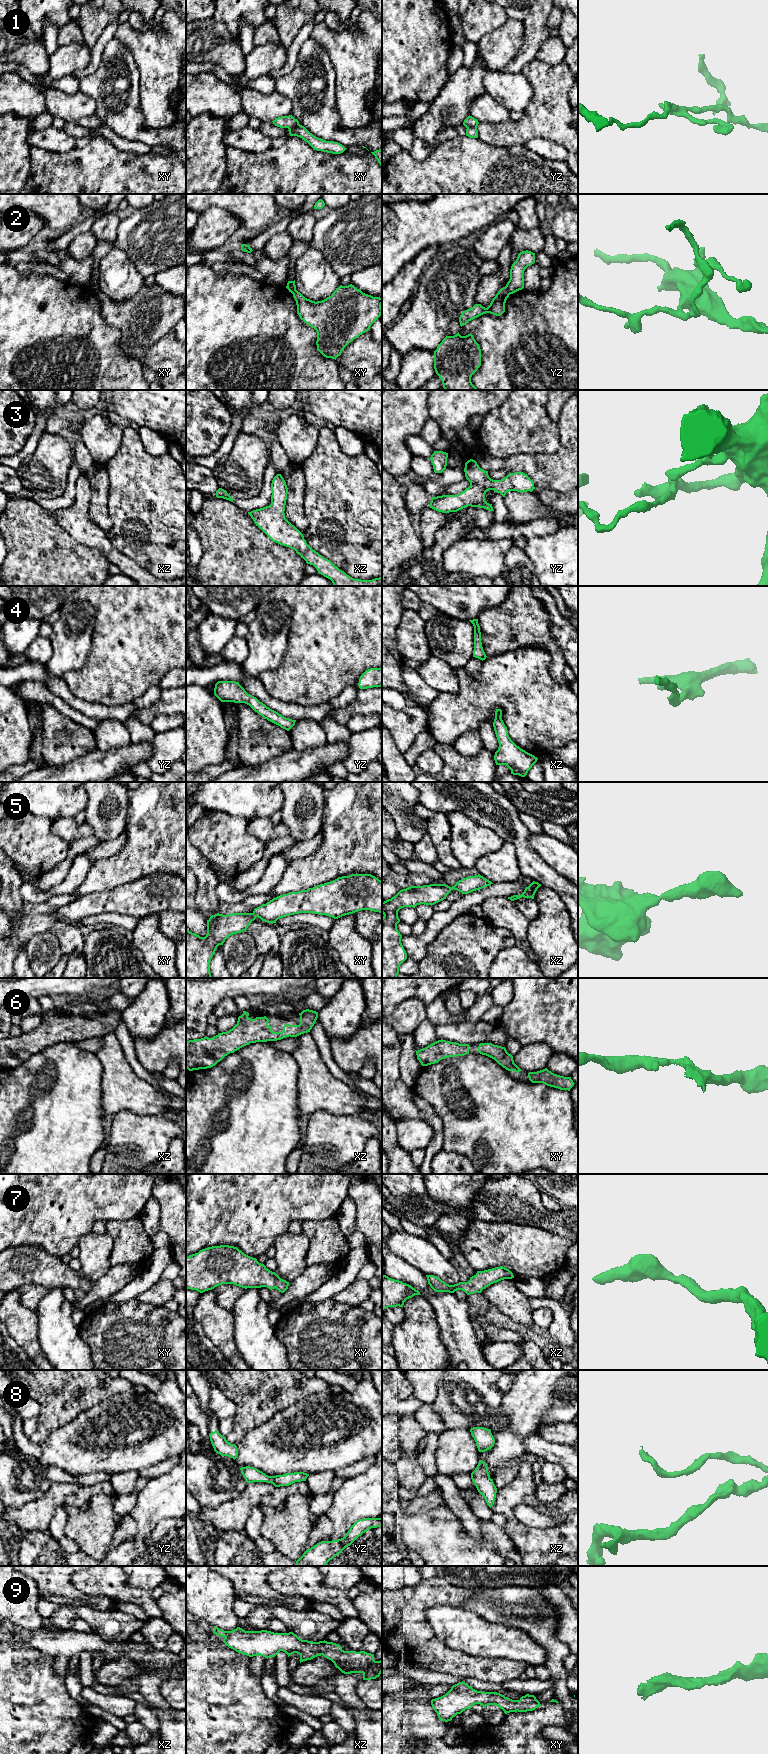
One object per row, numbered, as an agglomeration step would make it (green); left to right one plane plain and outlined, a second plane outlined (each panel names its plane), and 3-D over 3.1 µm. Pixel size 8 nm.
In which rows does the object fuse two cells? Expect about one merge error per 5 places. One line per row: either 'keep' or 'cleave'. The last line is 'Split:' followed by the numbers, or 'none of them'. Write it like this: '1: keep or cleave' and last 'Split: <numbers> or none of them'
1: cleave
2: cleave
3: keep
4: keep
5: keep
6: keep
7: keep
8: keep
9: keep
Split: 1, 2

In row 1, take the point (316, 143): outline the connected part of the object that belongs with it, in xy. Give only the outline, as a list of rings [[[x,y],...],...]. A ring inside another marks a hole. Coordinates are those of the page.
[[[300,124],[295,128],[290,128],[288,131],[290,136],[297,136],[302,138],[314,150],[317,150],[317,151],[323,151],[323,152],[332,153],[332,154],[341,154],[347,149],[338,142],[326,141],[314,136],[304,126]]]

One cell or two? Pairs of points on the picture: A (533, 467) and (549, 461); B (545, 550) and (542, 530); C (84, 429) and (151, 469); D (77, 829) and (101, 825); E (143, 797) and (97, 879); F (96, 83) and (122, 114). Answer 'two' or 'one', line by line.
A: one
B: two
C: two
D: two
E: one
F: one

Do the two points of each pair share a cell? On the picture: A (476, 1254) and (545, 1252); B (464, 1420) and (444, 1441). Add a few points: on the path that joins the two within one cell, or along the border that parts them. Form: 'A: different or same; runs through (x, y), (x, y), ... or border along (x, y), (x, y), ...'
A: same; runs through (493, 1252), (528, 1252)
B: different; border along (445, 1428), (467, 1428), (469, 1430)

